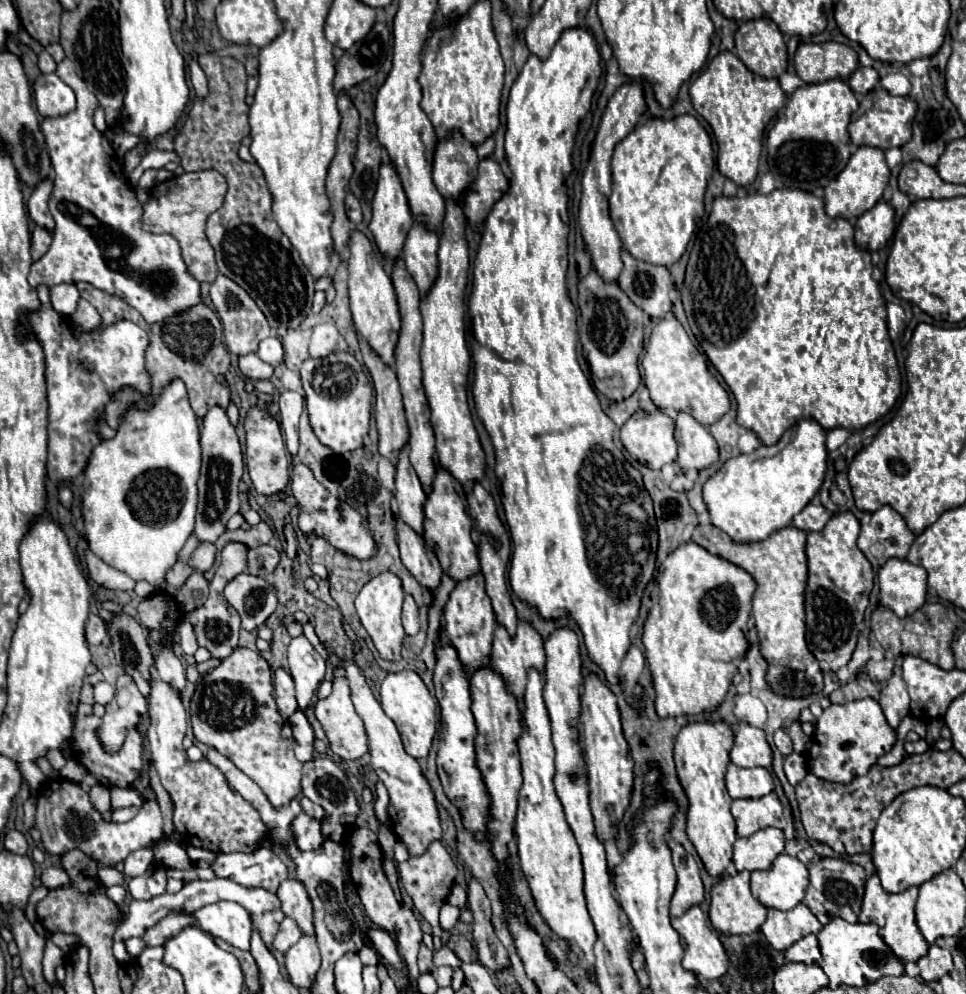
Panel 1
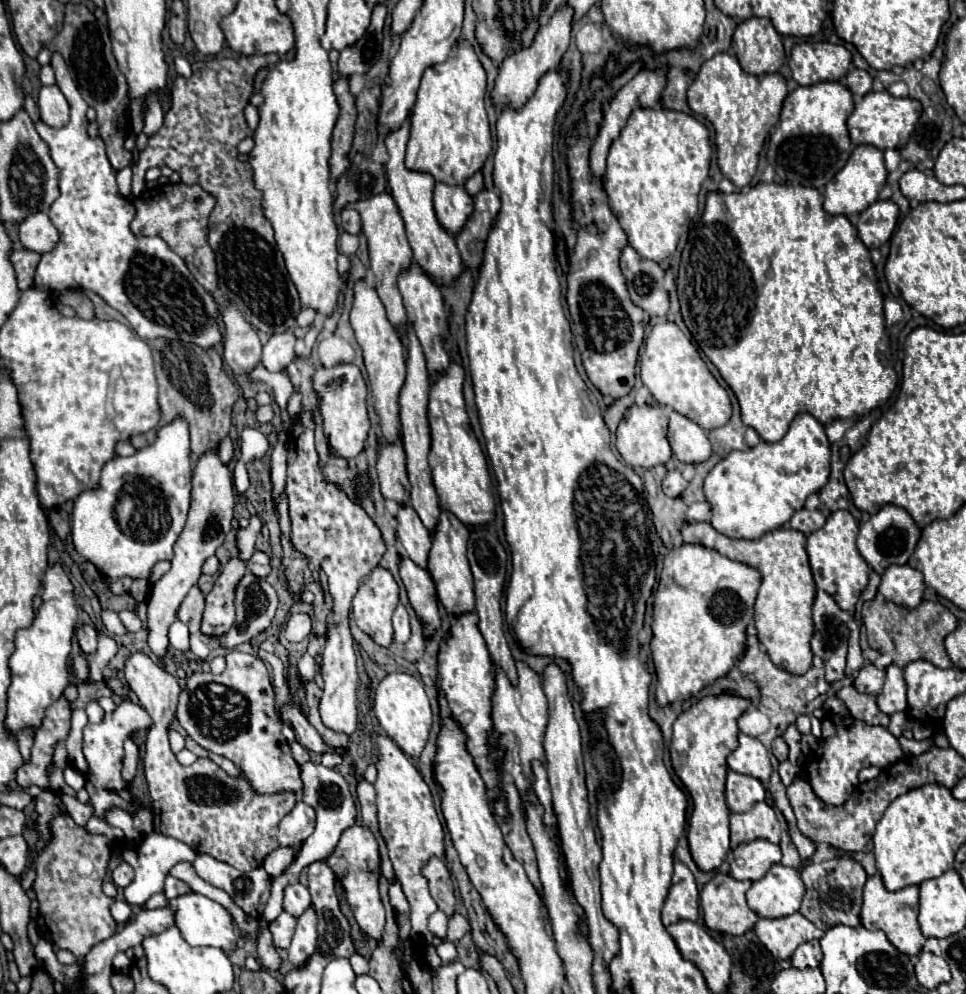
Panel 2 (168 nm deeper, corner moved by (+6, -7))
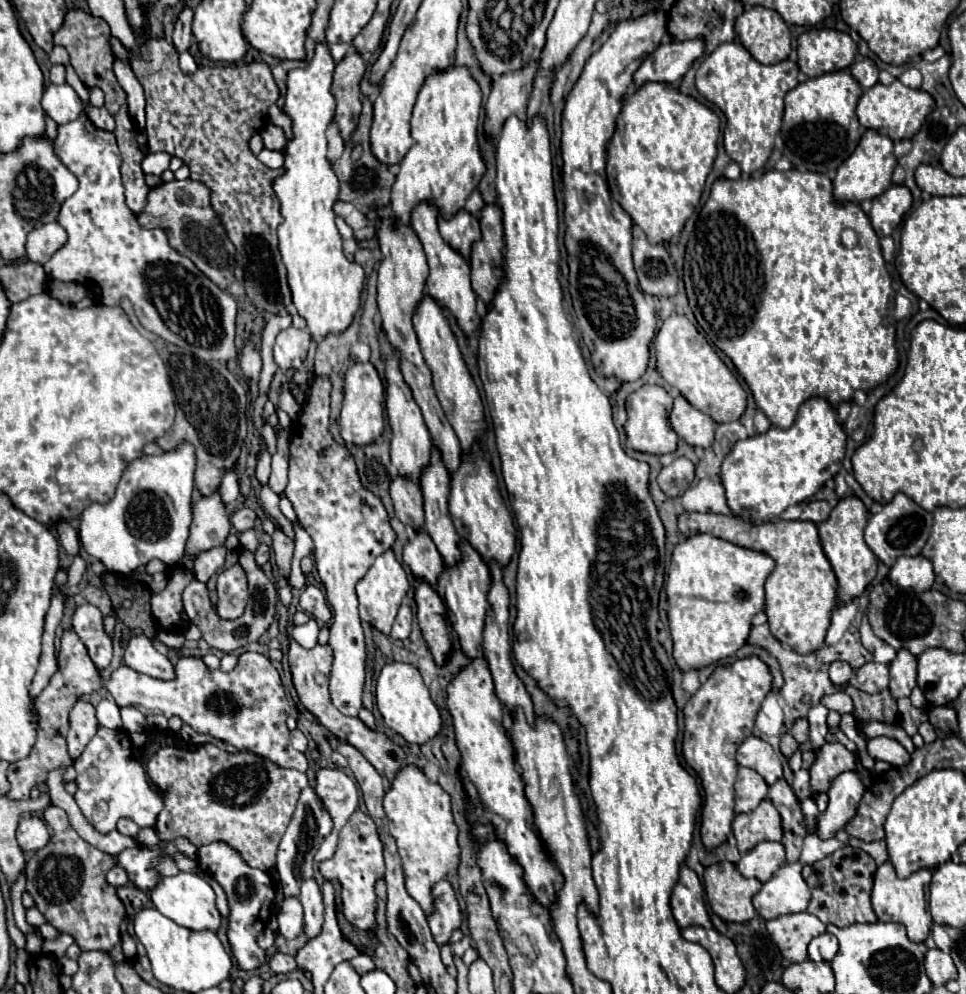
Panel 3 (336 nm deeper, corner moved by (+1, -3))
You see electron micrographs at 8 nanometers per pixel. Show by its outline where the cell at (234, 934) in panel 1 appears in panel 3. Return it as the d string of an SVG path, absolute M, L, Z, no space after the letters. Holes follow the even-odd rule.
M179 872L177 876L161 876L157 884L149 890L149 896L153 906L157 906L157 910L163 916L171 918L179 926L191 930L213 930L213 932L217 932L217 928L221 926L221 914L215 908L215 892L207 884L207 880L197 874Z

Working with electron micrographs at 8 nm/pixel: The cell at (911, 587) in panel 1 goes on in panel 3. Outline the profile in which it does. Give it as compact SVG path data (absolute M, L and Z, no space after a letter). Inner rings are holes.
M901 556L889 572L889 580L893 586L897 588L913 588L915 592L923 592L929 590L933 580L935 580L935 572L933 572L933 564L929 558L925 556Z

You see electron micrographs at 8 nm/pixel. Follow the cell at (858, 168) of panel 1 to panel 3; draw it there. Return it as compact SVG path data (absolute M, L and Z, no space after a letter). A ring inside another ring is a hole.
M867 130L861 136L855 152L837 168L837 176L833 180L833 194L839 202L863 202L873 200L883 194L891 186L891 174L897 166L897 158L893 154L893 140L877 130Z

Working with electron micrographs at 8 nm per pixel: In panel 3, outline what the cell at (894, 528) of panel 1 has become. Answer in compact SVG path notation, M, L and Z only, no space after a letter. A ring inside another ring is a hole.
M897 494L889 504L883 506L879 514L873 514L869 518L869 524L865 528L865 542L881 562L885 562L887 566L893 566L893 562L899 556L917 556L921 552L921 548L929 538L931 526L933 526L931 512L923 510L909 496Z

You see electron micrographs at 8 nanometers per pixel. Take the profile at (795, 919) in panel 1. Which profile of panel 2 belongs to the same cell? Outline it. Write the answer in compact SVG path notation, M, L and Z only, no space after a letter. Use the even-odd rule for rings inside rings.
M800 912L782 916L782 918L774 918L774 920L760 918L754 930L760 942L772 952L772 956L782 958L782 960L788 960L802 942L824 936L824 932L818 930Z

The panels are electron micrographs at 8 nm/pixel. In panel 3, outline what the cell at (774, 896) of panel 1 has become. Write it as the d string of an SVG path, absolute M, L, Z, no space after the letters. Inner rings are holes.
M783 864L769 882L763 884L761 892L753 898L757 914L765 920L773 920L783 914L805 912L811 900L807 882L801 876L801 864Z

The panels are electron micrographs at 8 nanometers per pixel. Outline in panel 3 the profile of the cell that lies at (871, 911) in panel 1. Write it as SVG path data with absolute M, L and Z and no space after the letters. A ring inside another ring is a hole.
M887 860L883 862L877 872L875 872L875 886L873 886L873 894L871 894L871 902L873 902L873 910L879 918L879 922L899 922L907 928L907 936L913 942L923 942L933 926L931 914L927 912L927 900L925 900L925 890L931 882L933 870L931 868L921 868L919 872L913 872L907 878L899 878L895 874L893 864Z

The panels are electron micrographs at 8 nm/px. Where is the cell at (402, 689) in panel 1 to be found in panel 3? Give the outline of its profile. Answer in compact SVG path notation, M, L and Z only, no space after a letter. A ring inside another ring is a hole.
M391 662L385 664L375 686L377 708L389 728L399 732L409 744L425 744L435 738L441 730L441 716L437 706L429 696L429 688L425 686L419 670L407 662Z

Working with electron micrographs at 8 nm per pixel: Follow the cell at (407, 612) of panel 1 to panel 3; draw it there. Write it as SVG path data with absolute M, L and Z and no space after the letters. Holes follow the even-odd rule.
M401 604L399 608L399 614L395 618L395 624L393 624L393 630L391 630L391 638L397 638L397 640L407 640L409 634L411 634L411 622L413 622L413 612L407 604Z

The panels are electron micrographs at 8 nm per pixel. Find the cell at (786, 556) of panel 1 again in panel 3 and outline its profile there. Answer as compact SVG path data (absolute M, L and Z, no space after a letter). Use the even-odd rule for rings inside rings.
M685 512L679 516L679 528L687 534L705 532L743 548L769 554L775 560L775 570L765 582L765 612L771 634L799 654L809 654L823 646L825 632L837 604L837 576L823 552L815 522L777 518L755 524L733 514L723 516L713 512Z

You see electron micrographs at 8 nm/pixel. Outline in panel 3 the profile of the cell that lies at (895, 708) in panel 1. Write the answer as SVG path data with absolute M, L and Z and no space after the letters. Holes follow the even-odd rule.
M905 648L897 652L897 658L889 664L891 684L889 690L895 698L909 696L911 690L917 686L917 658L911 656Z

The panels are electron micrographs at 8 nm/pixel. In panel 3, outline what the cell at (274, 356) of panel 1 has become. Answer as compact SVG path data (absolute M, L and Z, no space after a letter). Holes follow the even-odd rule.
M289 326L281 330L275 340L275 362L281 370L291 372L299 370L307 358L307 350L311 344L311 334L307 330L297 330Z

